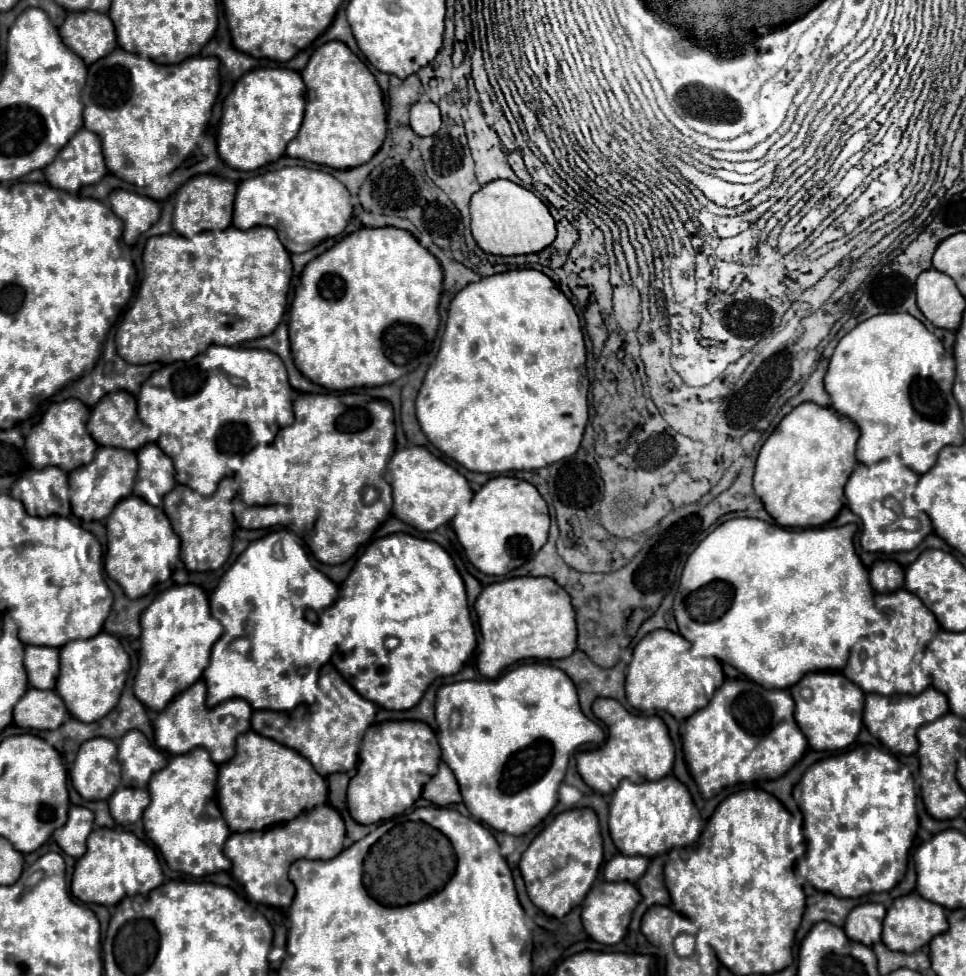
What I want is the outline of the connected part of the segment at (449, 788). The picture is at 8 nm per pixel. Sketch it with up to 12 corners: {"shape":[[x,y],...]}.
{"shape":[[447,764],[423,788],[435,806],[461,802],[457,780]]}

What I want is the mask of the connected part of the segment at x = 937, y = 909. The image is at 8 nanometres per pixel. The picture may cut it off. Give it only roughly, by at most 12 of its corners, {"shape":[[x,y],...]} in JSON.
{"shape":[[917,892],[883,920],[889,950],[915,952],[947,930],[945,908]]}

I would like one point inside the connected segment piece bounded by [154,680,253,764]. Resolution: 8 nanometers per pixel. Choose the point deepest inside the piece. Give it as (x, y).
(186, 723)

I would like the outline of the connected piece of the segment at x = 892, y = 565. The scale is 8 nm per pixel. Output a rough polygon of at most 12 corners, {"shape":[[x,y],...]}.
{"shape":[[895,560],[871,566],[875,592],[903,588],[903,568]]}

